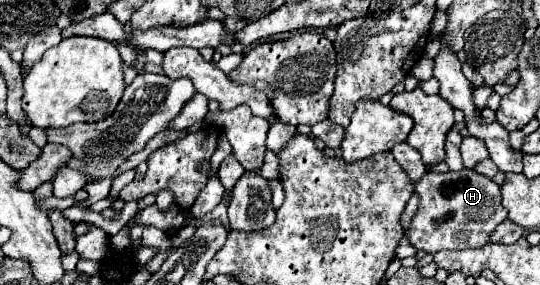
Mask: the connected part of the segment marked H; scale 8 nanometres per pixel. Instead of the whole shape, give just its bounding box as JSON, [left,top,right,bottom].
[404,172,508,254]

